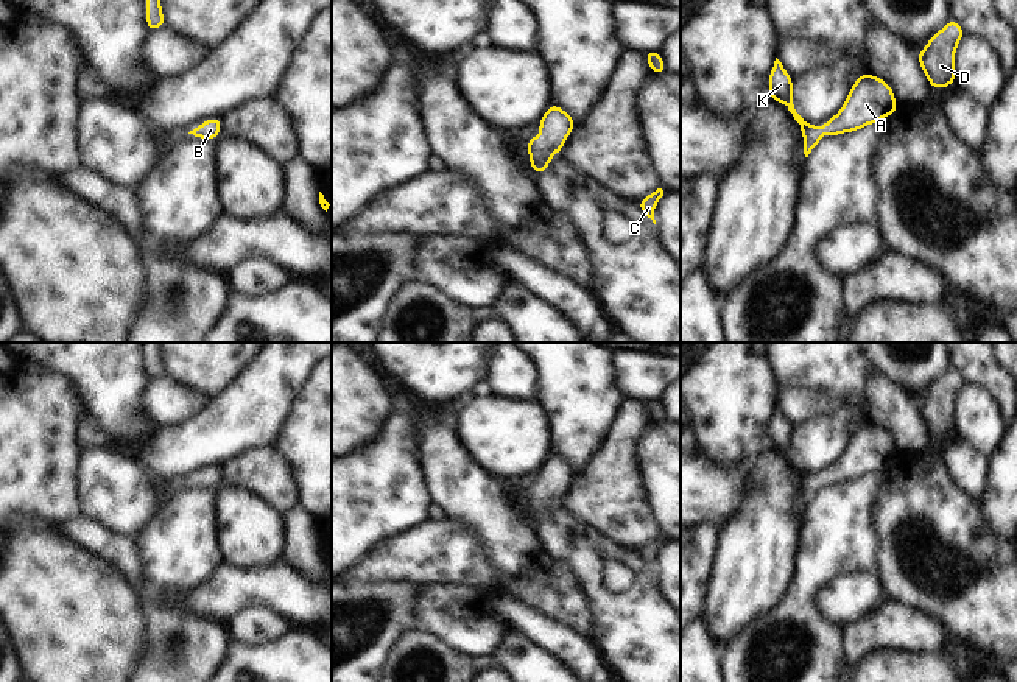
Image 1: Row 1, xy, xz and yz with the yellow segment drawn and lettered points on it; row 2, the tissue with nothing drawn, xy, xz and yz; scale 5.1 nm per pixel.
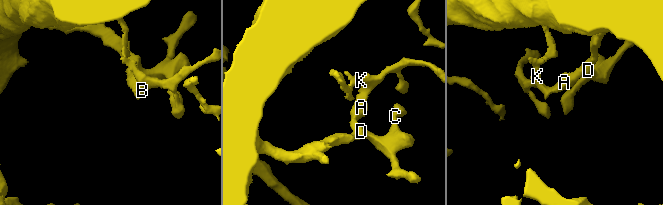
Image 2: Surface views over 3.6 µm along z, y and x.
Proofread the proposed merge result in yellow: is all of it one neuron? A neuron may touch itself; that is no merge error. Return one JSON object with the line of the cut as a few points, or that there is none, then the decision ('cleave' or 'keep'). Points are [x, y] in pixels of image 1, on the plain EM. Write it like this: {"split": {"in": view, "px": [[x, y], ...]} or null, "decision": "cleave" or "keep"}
{"split": null, "decision": "keep"}

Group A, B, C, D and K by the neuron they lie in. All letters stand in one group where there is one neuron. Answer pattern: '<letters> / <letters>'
A B C D K

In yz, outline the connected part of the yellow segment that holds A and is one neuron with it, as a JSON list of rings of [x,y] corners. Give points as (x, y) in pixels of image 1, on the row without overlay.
[[[777,406],[771,416],[768,436],[769,447],[785,453],[799,472],[805,506],[818,495],[824,483],[835,486],[853,481],[899,459],[892,436],[869,420],[857,427],[839,461],[827,469],[822,476],[810,473],[796,461],[793,453],[793,427]]]

